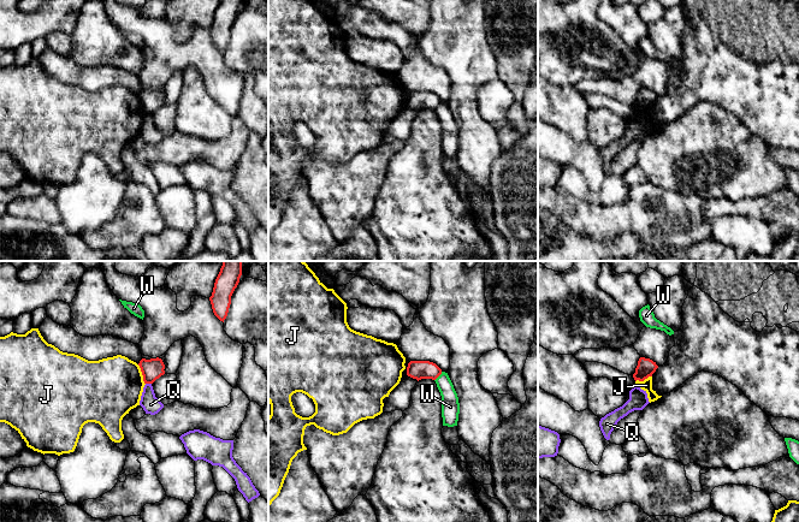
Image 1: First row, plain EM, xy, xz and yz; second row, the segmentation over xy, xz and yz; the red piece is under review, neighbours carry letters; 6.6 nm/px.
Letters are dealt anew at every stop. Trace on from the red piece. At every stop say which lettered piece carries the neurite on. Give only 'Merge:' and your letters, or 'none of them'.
Merge: none of them

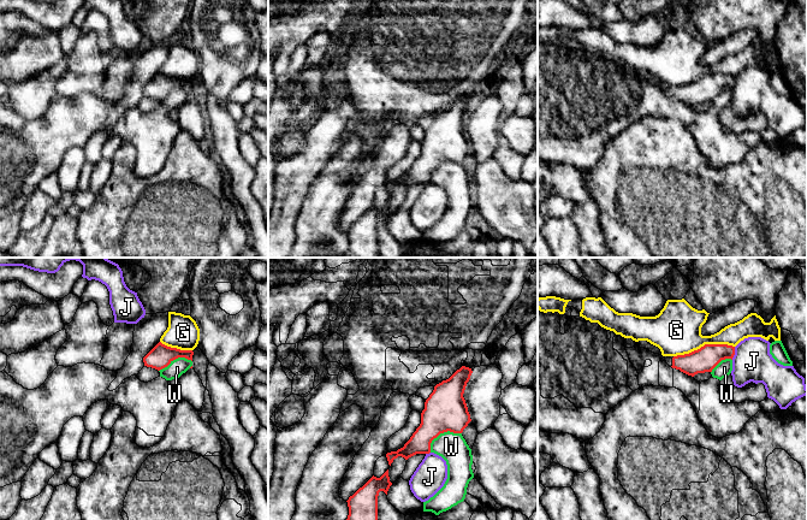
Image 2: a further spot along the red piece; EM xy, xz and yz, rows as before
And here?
Merge: none of them

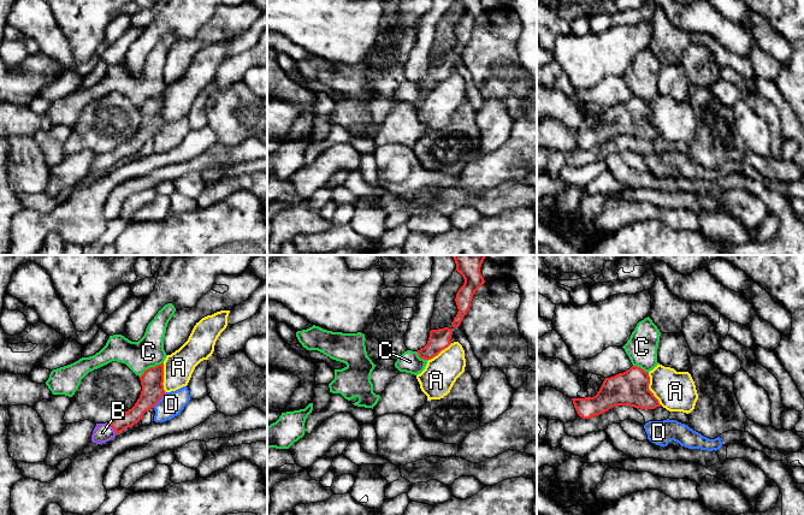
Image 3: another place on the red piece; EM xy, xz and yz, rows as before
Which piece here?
Merge: B

